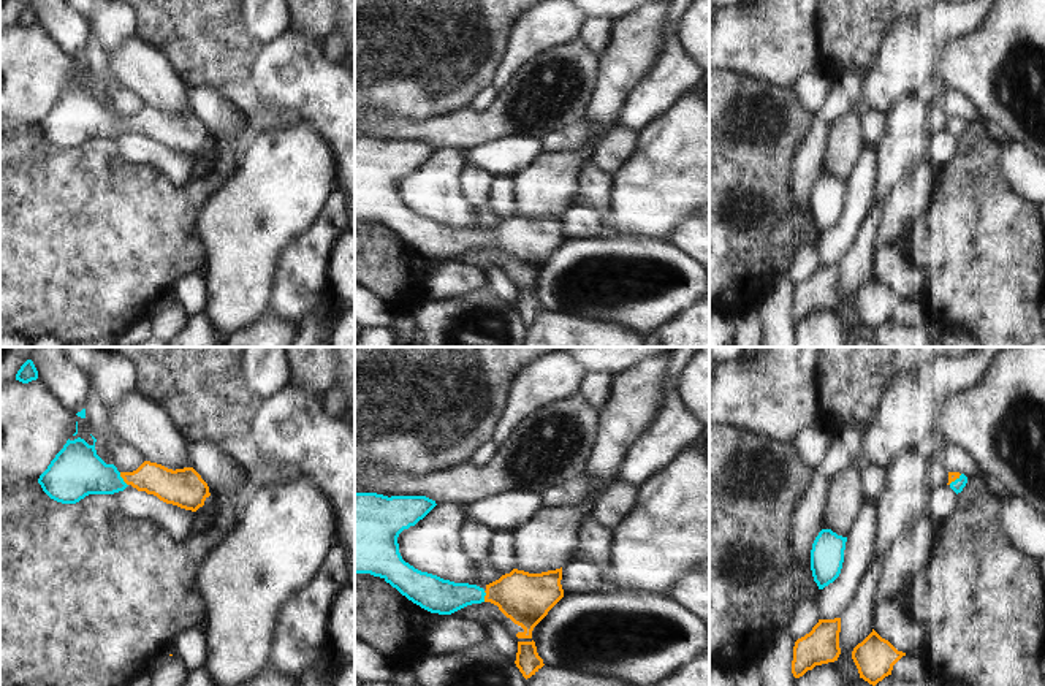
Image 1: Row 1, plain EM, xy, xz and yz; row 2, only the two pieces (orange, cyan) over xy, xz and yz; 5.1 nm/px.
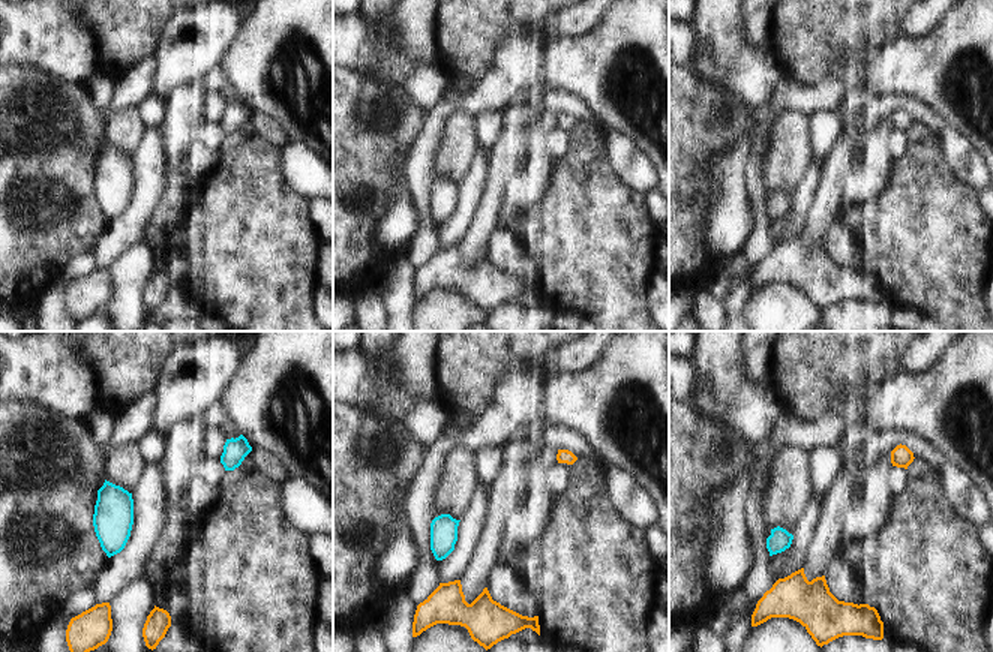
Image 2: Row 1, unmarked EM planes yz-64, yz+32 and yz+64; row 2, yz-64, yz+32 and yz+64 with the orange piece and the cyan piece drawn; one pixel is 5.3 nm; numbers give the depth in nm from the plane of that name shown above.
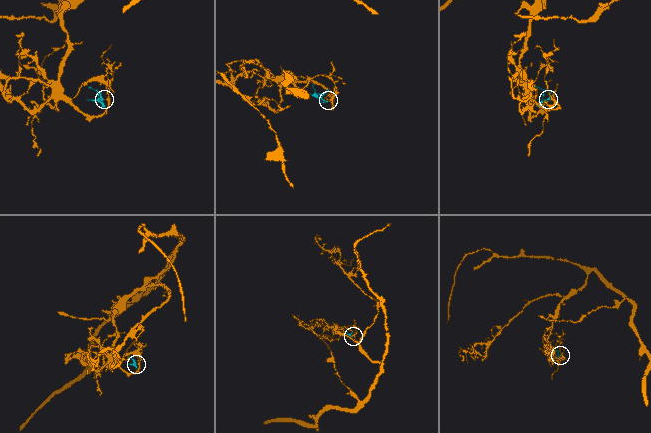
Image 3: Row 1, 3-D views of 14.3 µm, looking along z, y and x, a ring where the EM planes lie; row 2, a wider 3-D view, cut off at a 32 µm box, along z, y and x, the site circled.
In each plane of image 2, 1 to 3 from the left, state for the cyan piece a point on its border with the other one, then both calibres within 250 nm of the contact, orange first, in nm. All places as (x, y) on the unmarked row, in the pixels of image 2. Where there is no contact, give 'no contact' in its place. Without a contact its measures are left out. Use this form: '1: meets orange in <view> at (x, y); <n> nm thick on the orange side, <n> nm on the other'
1: no contact
2: no contact
3: no contact

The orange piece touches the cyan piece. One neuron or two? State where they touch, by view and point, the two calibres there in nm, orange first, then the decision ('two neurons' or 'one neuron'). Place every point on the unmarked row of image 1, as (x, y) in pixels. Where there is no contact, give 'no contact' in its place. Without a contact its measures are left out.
xy (122, 122) | 170/260 nm | one neuron

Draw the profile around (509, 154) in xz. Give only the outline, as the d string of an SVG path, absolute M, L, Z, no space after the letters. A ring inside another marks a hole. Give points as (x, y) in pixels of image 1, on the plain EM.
M502 136L483 146L461 149L466 166L483 168L492 174L515 174L542 154L542 138Z

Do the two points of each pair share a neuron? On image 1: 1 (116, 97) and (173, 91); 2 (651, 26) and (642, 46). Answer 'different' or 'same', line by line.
1: different
2: same

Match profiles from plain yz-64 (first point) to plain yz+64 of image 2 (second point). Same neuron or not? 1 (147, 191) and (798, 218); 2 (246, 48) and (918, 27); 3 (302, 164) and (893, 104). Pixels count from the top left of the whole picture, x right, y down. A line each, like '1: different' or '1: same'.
1: same
2: different
3: same

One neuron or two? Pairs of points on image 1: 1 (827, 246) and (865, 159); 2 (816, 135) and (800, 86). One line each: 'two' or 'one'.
1: one
2: two

